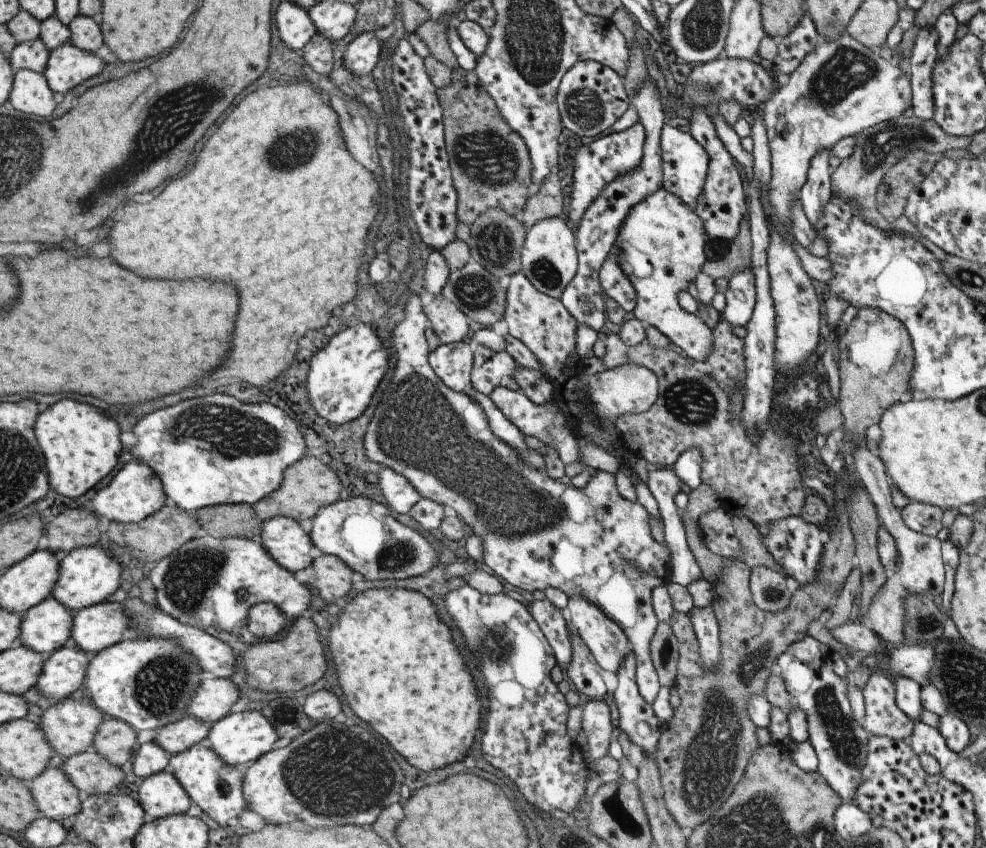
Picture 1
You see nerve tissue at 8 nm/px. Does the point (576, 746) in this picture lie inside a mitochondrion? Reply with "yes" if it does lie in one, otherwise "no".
no

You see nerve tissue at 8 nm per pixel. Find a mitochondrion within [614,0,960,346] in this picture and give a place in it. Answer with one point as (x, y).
(847, 70)

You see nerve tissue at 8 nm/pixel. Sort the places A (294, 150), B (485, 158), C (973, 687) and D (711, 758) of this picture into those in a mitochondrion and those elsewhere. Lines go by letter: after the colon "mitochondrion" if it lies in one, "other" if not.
A: mitochondrion
B: mitochondrion
C: mitochondrion
D: mitochondrion

